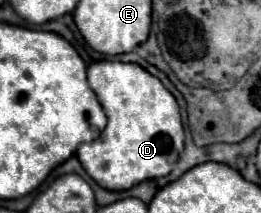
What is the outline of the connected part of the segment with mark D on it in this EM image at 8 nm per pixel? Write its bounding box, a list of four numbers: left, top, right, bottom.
[76,58,184,191]

